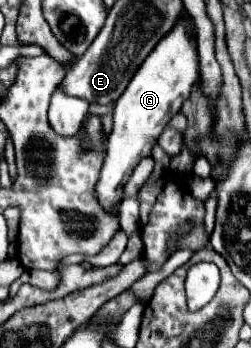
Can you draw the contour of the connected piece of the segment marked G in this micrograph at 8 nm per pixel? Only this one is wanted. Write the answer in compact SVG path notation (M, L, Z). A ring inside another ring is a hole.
M180 16L174 28L156 44L156 50L146 56L142 68L136 70L124 94L116 100L114 106L114 126L108 136L108 150L104 158L104 166L100 172L100 180L96 184L98 200L104 208L114 210L122 198L122 188L132 172L132 168L140 162L140 158L148 156L154 142L166 128L168 120L180 110L184 100L190 96L194 84L200 80L200 60L198 60L198 40L196 26L190 16Z

